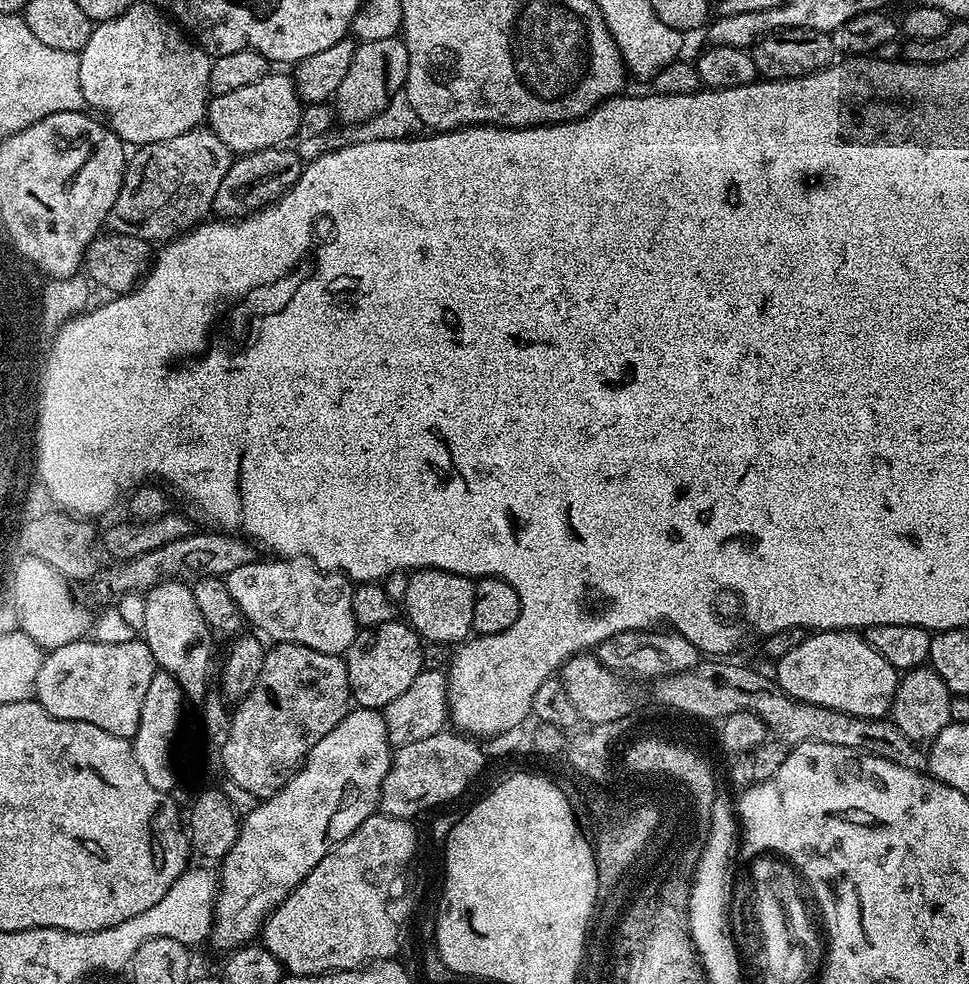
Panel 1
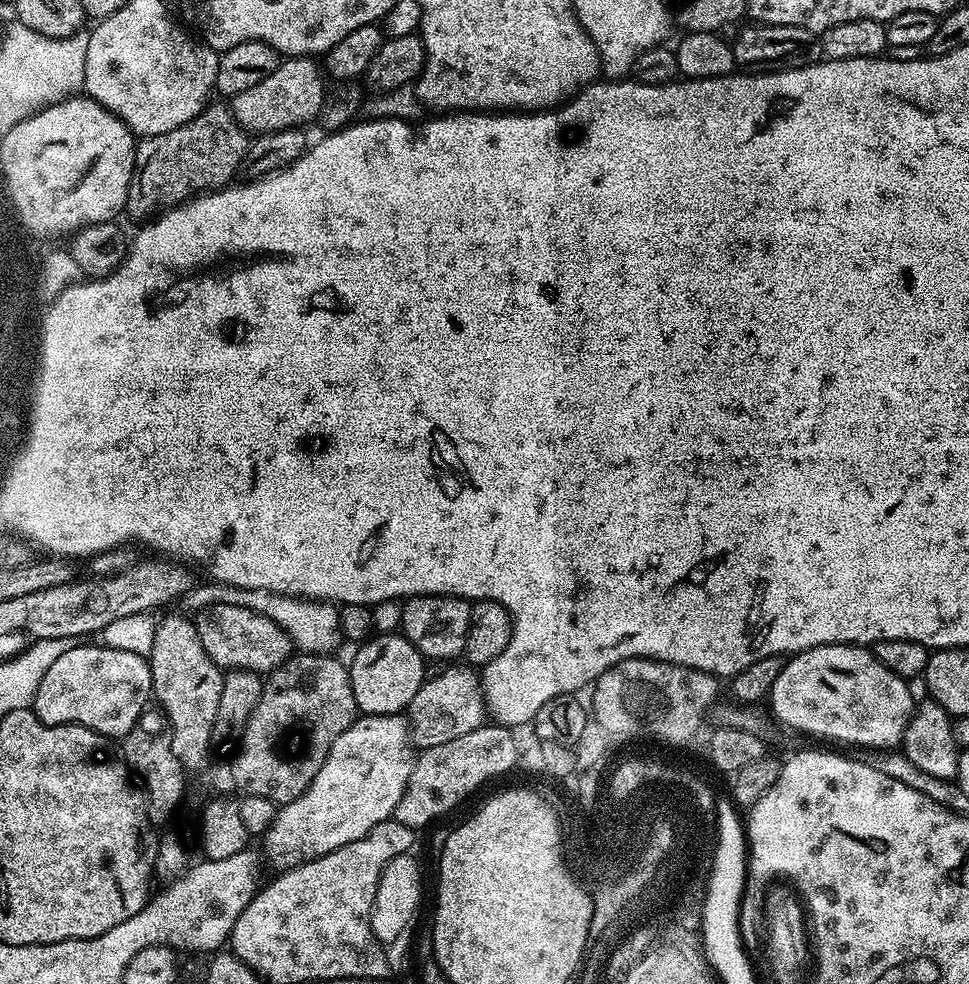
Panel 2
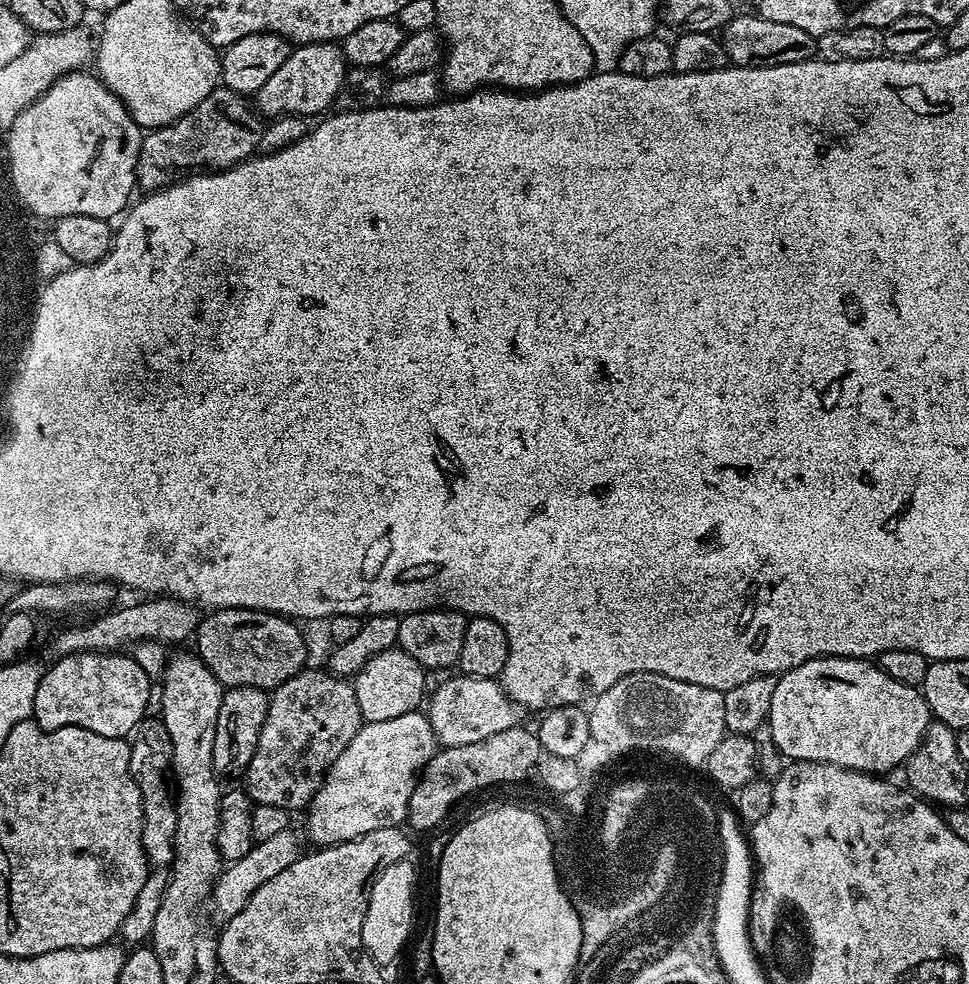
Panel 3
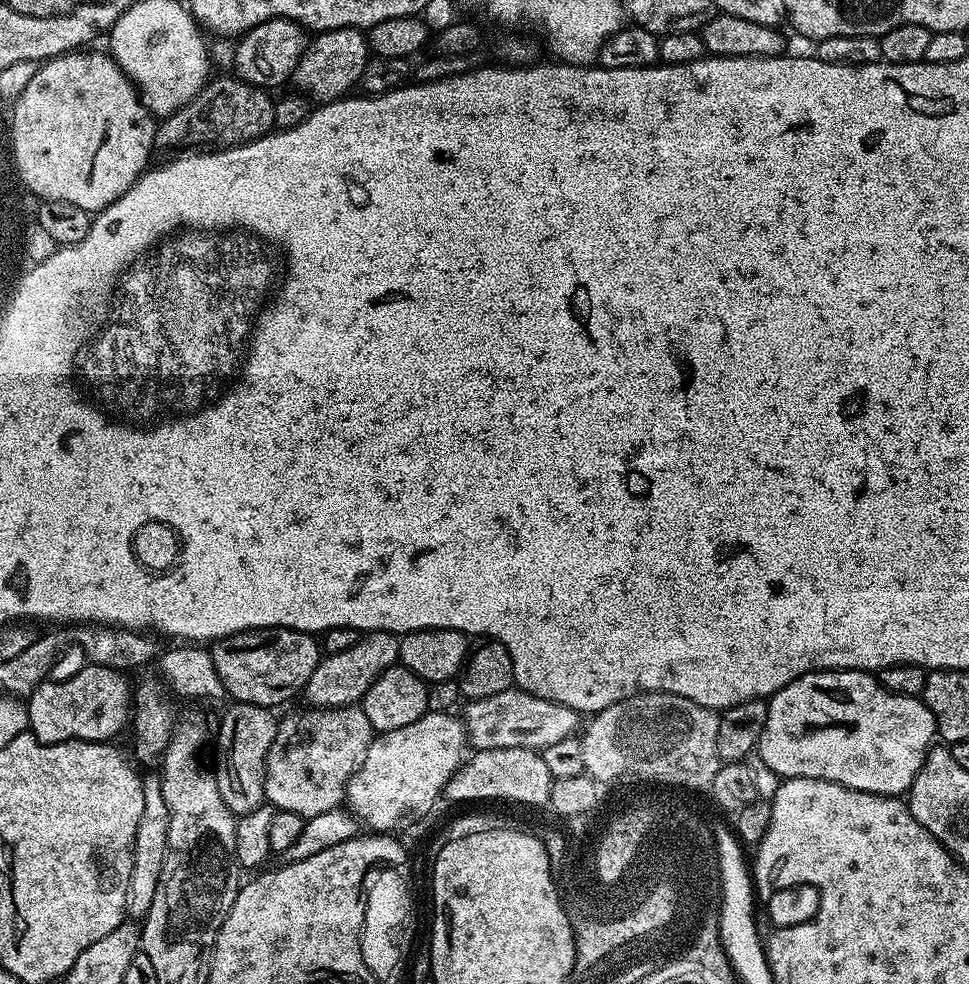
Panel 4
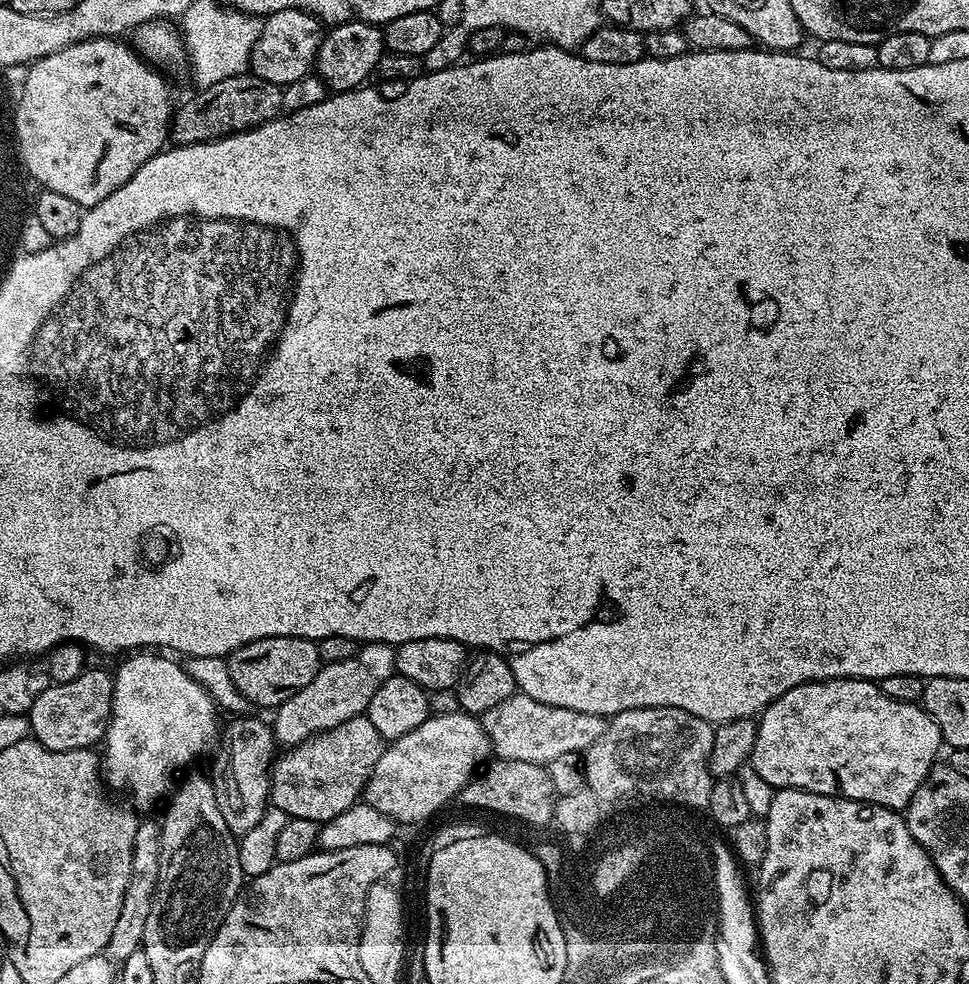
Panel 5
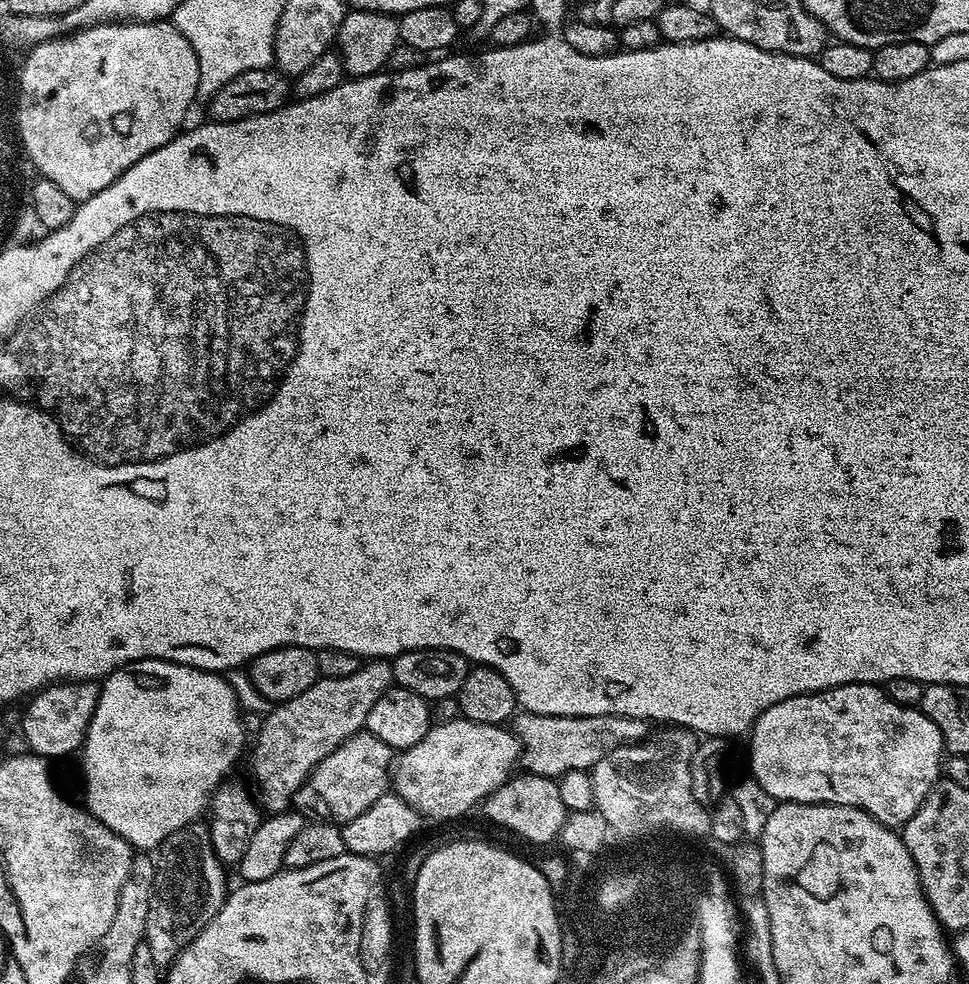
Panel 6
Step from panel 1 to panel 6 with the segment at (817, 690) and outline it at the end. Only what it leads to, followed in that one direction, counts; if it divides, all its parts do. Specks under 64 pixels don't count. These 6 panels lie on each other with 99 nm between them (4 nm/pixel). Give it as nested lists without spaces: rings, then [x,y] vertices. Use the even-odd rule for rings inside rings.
[[[843,684],[837,688],[828,688],[824,692],[808,692],[805,696],[779,700],[777,704],[767,708],[757,718],[752,726],[750,739],[752,739],[748,744],[748,764],[752,767],[750,776],[760,783],[763,790],[772,795],[777,802],[785,804],[845,804],[863,809],[875,820],[893,830],[899,829],[907,824],[910,818],[914,818],[918,806],[922,806],[922,802],[928,797],[937,780],[941,779],[942,761],[946,756],[944,739],[938,726],[934,726],[934,722],[930,722],[930,718],[926,718],[926,714],[919,708],[898,706],[898,702],[889,698],[883,687],[875,684]]]

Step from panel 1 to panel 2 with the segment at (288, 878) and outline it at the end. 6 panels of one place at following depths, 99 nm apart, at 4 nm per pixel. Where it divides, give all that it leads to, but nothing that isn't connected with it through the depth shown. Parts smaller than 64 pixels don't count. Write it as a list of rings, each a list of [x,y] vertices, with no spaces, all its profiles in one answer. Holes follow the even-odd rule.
[[[357,715],[351,726],[330,746],[318,774],[310,786],[298,798],[283,805],[277,811],[274,822],[262,837],[264,852],[276,870],[297,868],[307,860],[317,860],[320,856],[330,854],[374,830],[383,820],[395,813],[405,784],[410,776],[414,749],[408,739],[408,724],[403,715],[365,716]]]

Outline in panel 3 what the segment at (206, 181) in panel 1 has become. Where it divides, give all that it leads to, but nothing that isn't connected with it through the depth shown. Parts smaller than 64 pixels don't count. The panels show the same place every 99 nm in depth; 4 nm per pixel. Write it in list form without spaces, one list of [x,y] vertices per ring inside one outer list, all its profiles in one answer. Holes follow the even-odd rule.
[[[217,86],[206,98],[202,98],[202,102],[198,102],[198,106],[194,106],[194,110],[173,124],[151,129],[145,135],[138,154],[137,185],[151,194],[170,187],[189,174],[201,170],[205,173],[223,172],[225,168],[244,163],[259,149],[264,133],[261,117],[254,111],[253,105],[244,100],[247,99],[241,93]]]

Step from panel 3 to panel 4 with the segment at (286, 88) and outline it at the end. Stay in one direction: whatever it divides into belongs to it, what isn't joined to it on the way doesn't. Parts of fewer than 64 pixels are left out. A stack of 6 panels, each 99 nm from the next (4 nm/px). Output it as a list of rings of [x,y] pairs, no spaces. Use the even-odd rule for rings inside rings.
[[[335,28],[313,35],[291,78],[299,91],[317,105],[343,100],[359,85],[360,76],[370,59],[365,33],[358,28]]]

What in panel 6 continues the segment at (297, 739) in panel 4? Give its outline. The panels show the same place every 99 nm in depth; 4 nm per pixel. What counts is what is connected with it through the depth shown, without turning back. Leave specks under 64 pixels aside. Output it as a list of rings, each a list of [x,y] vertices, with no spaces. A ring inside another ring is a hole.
[[[366,730],[356,732],[342,742],[313,770],[306,784],[306,793],[313,800],[316,812],[325,812],[337,826],[350,823],[362,810],[370,810],[378,798],[390,788],[390,773],[394,767],[394,750]]]

